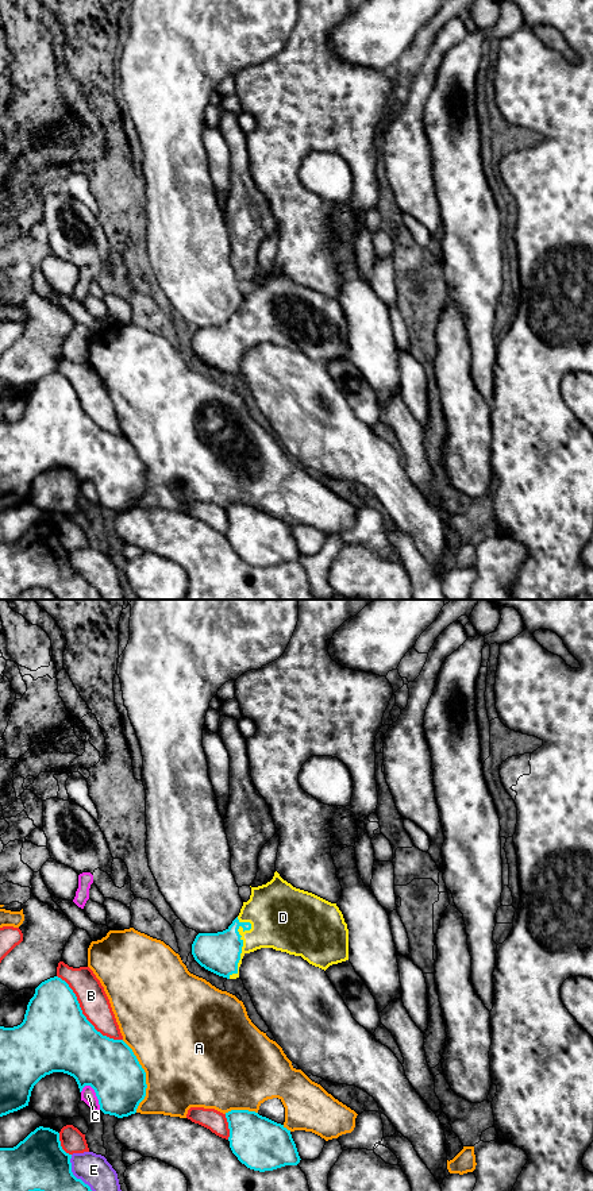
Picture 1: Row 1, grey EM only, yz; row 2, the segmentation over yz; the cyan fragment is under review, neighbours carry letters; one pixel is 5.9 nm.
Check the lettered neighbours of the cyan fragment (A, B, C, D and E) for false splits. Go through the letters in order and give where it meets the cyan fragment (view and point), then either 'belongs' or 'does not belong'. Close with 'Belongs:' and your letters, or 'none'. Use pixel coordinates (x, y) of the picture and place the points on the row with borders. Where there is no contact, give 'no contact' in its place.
A: meets cyan in yz at (145, 1076); does not belong
B: meets cyan in yz at (83, 1014); does not belong
C: meets cyan in yz at (96, 1095); does not belong
D: meets cyan in yz at (241, 940); belongs
E: meets cyan in yz at (72, 1174); does not belong
Belongs: D

